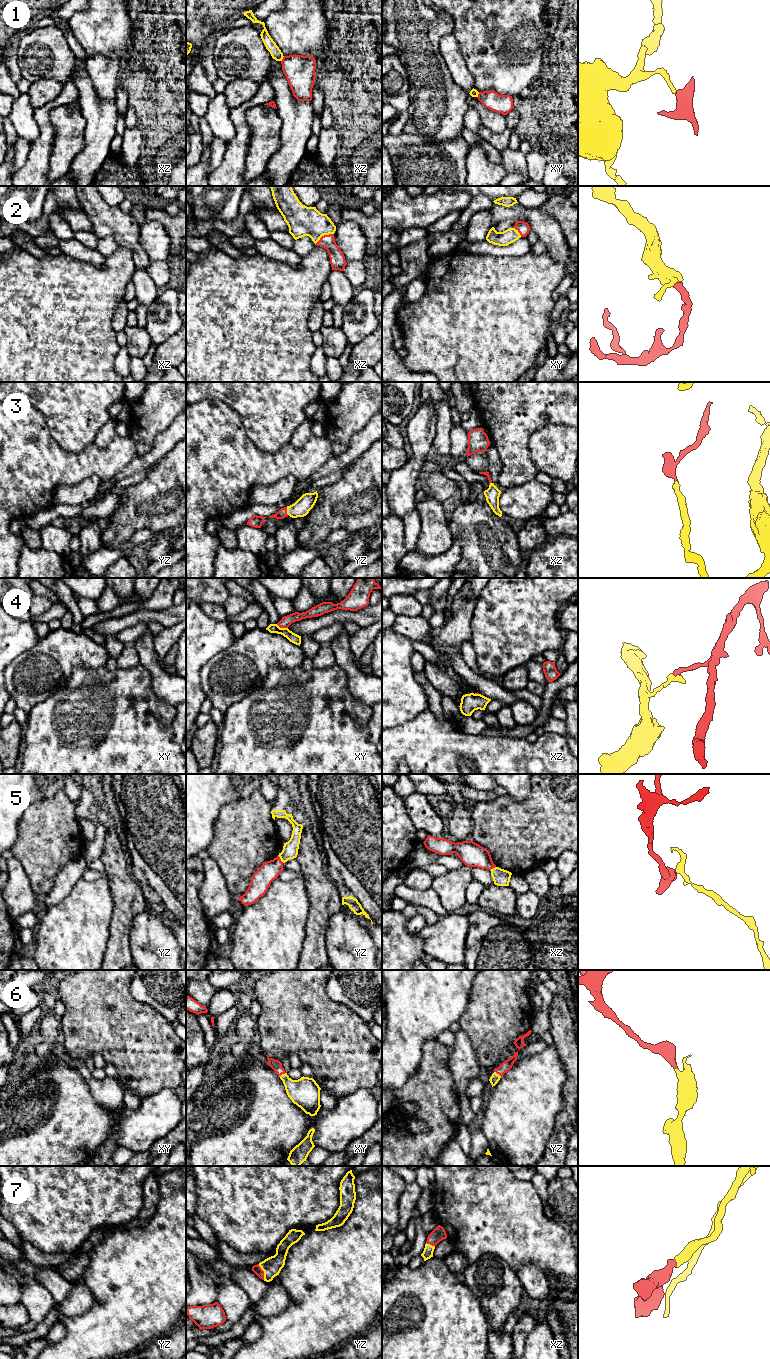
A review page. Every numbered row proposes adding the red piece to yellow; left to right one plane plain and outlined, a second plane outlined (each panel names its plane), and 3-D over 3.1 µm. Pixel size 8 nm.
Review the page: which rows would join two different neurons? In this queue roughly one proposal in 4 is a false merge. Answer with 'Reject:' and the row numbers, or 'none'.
Reject: 1, 4, 5

